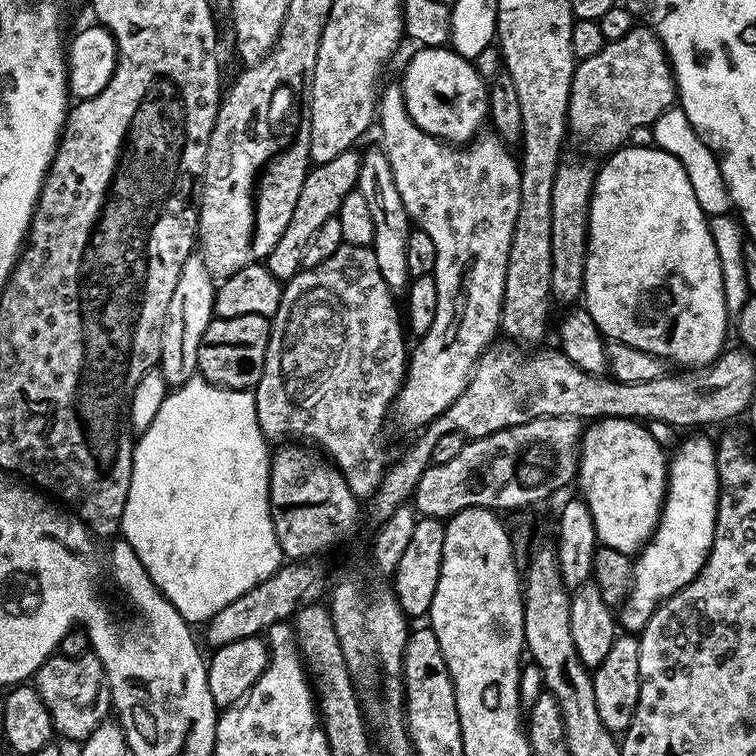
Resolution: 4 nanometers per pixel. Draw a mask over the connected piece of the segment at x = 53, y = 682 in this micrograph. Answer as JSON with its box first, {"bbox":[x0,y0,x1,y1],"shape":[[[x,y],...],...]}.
{"bbox":[34,654,112,742],"shape":[[[53,654],[44,661],[38,675],[34,680],[34,687],[40,693],[40,697],[46,702],[50,710],[52,727],[57,733],[69,736],[75,742],[82,742],[100,724],[105,723],[107,712],[110,712],[112,693],[106,683],[102,662],[94,654],[87,654],[78,658],[68,658],[59,654]]]}

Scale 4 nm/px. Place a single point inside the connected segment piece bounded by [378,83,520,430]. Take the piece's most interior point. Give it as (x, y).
(466, 197)

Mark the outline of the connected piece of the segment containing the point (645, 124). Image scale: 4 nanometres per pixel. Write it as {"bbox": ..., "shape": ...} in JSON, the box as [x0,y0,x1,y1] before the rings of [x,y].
{"bbox":[568,26,677,154],"shape":[[[633,26],[618,40],[607,41],[605,48],[597,50],[576,65],[572,76],[572,93],[568,103],[568,130],[584,144],[589,144],[596,152],[611,154],[617,148],[625,147],[628,140],[639,128],[647,129],[668,108],[677,103],[676,81],[672,74],[672,65],[664,52],[662,42],[655,32],[647,26]]]}

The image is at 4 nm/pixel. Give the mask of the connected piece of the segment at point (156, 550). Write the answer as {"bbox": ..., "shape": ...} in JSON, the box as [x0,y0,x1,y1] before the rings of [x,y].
{"bbox":[119,374,282,625],"shape":[[[199,374],[185,384],[173,387],[162,402],[162,406],[158,406],[158,414],[154,414],[154,422],[150,422],[145,432],[139,433],[132,449],[132,477],[130,490],[126,494],[126,506],[122,510],[119,535],[132,547],[134,554],[138,554],[154,586],[172,603],[178,610],[178,614],[182,614],[182,618],[187,620],[189,625],[203,625],[227,604],[234,602],[240,595],[246,594],[252,587],[258,586],[264,579],[270,578],[279,571],[282,565],[282,553],[268,505],[269,471],[270,444],[264,439],[262,430],[258,426],[255,395],[251,391],[238,388],[220,388]]]}

